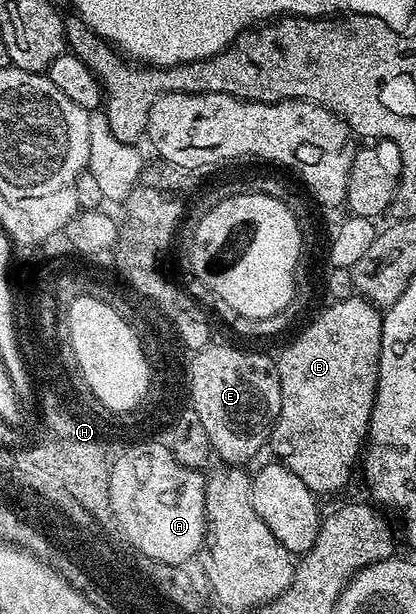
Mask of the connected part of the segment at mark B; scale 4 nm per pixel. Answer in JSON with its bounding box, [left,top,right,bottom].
[270,295,384,495]

